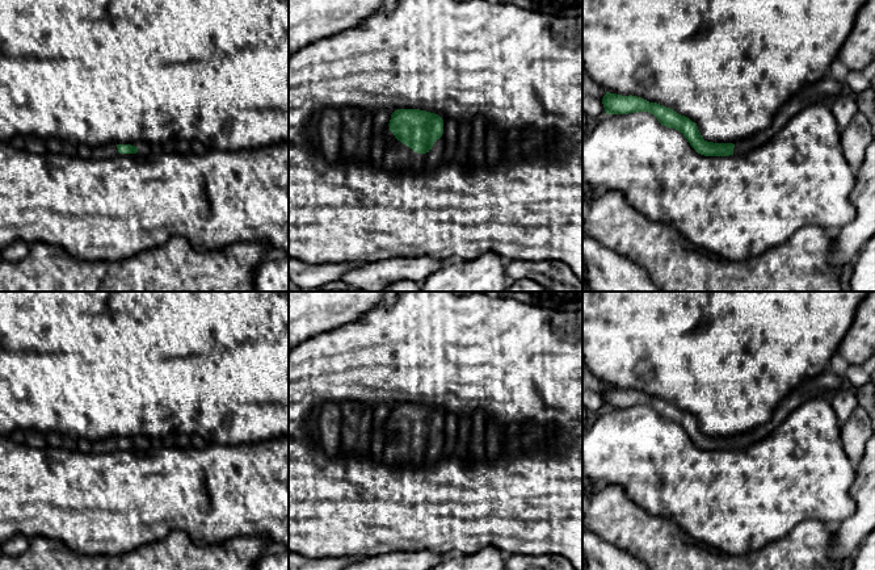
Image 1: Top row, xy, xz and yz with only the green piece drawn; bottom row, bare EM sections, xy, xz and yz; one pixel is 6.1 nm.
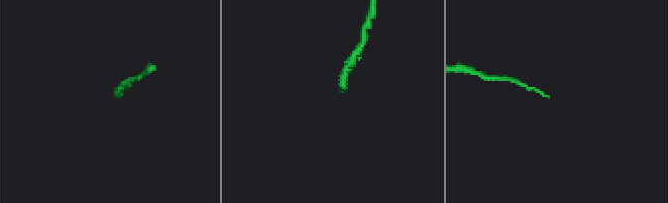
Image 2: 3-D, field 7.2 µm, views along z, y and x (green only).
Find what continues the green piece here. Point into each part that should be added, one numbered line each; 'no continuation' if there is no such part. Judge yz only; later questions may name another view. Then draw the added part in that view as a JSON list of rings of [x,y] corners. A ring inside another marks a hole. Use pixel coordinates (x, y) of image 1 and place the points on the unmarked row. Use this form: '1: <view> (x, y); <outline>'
1: yz (829, 384); [[[830,372],[813,385],[808,385],[792,391],[775,407],[771,418],[765,424],[735,437],[733,449],[746,450],[752,444],[765,439],[782,422],[784,422],[787,415],[795,407],[802,405],[807,398],[820,395],[830,399],[840,389],[845,386],[847,386],[846,378]]]

